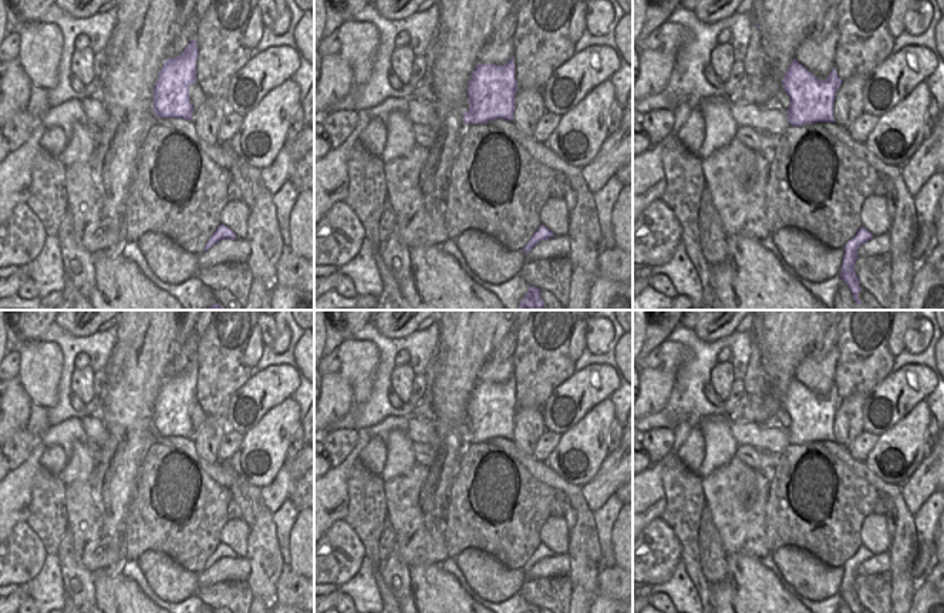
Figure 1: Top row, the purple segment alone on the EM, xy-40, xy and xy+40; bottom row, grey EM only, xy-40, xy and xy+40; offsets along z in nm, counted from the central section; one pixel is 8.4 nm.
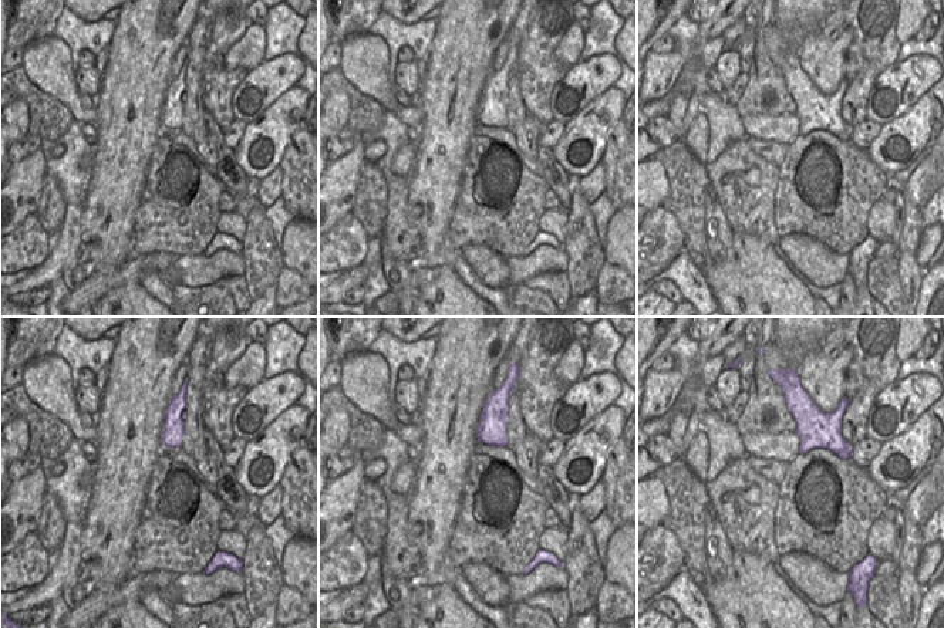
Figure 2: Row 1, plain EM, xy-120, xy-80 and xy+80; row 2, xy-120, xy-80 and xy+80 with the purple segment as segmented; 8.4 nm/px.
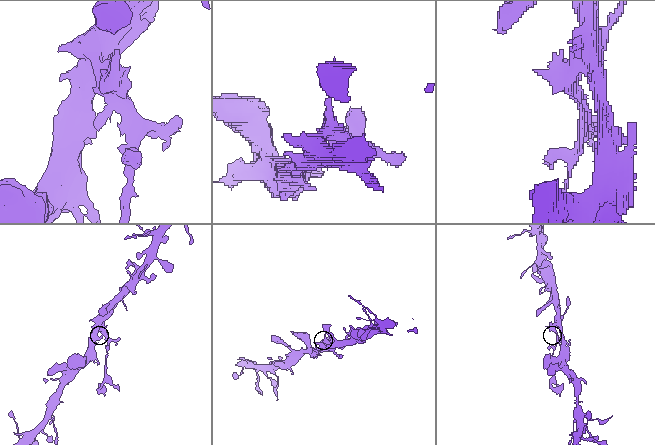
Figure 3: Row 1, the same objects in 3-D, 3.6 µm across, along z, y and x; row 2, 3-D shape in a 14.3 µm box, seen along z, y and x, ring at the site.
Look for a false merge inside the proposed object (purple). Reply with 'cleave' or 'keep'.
cleave

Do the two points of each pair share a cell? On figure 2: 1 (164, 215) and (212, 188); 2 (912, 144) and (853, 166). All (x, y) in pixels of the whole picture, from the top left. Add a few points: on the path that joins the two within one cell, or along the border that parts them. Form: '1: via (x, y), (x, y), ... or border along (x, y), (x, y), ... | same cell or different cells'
1: via (175, 215), (182, 208), (188, 208), (201, 195) | same cell
2: border along (865, 151), (887, 174) | different cells

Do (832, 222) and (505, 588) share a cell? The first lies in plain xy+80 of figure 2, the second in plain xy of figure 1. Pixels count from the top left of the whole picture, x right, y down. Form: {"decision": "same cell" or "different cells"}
{"decision": "different cells"}

